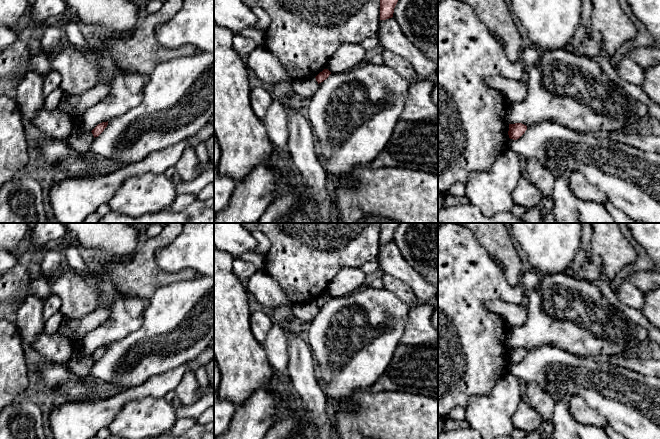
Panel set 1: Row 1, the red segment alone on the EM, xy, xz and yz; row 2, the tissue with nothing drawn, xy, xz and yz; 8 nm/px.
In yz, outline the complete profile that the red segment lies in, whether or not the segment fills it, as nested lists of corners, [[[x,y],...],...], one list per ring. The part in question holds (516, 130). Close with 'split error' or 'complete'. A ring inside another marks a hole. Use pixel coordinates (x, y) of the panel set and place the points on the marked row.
[[[522,123],[509,124],[508,135],[510,139],[519,139],[527,130],[527,126]]]; complete

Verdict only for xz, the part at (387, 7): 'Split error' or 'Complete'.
Complete

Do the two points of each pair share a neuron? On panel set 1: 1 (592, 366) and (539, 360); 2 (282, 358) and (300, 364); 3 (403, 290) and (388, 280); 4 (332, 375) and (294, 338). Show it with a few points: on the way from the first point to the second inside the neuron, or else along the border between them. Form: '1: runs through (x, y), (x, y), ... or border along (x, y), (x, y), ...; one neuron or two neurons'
1: runs through (579, 366), (552, 364); one neuron
2: border along (288, 336), (288, 367), (285, 371); two neurons
3: runs through (399, 288), (392, 284); one neuron
4: border along (304, 335), (312, 354), (319, 380); two neurons

